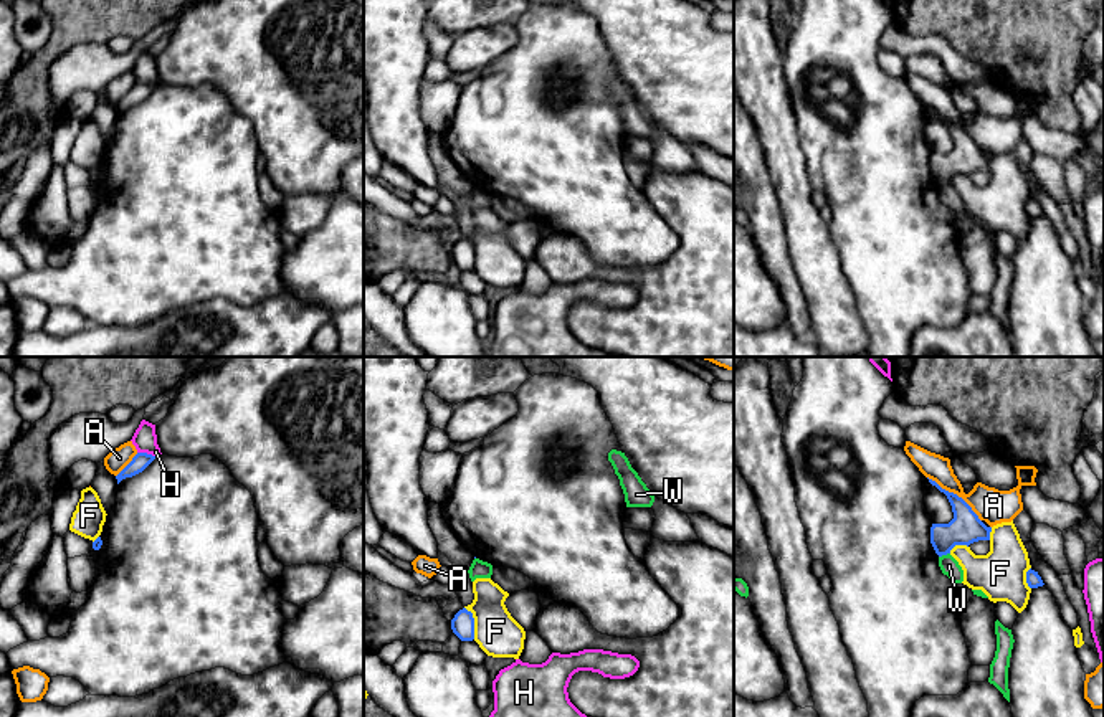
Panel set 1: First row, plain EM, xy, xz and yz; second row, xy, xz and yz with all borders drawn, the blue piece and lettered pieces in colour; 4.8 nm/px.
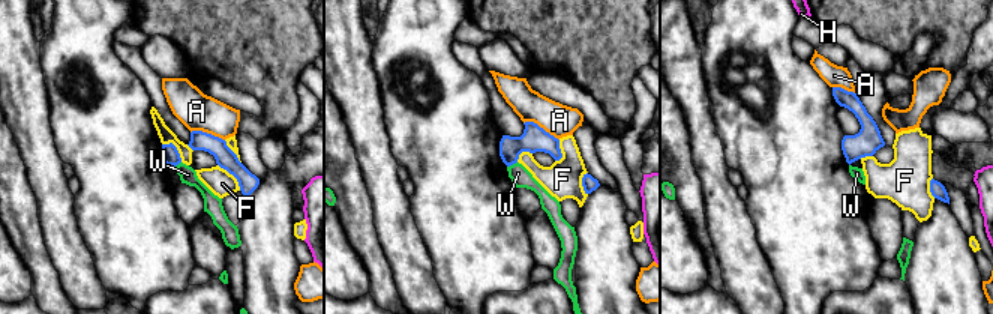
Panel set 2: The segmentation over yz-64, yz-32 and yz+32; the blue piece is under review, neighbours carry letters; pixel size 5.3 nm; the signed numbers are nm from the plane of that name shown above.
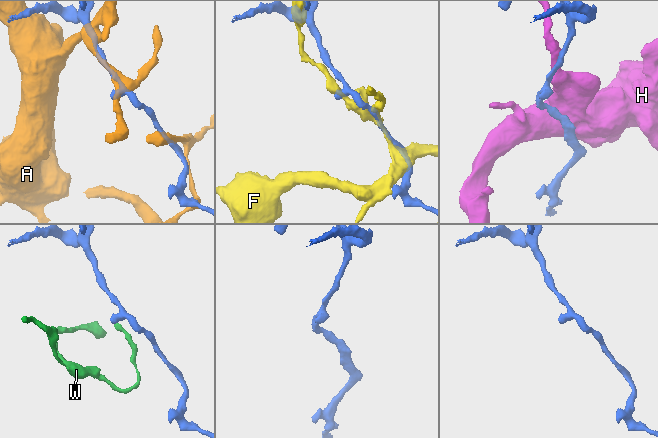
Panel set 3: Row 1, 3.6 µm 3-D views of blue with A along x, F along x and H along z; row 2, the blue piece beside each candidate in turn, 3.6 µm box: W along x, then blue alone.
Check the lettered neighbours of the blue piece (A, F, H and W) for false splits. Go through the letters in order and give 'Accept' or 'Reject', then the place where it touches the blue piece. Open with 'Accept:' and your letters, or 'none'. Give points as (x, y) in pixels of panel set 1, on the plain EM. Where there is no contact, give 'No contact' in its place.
Accept: none
A: Reject. Touches blue at yz (956, 124)
F: Reject. Touches blue at xz (473, 253)
H: Reject. Touches blue at xy (146, 83)
W: Reject. Touches blue at yz (944, 184)

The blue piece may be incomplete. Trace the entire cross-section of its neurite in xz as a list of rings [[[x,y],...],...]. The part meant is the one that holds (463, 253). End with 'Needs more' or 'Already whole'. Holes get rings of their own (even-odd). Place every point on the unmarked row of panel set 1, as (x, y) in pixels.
[[[466,238],[459,240],[451,249],[451,259],[461,271],[474,269],[474,248]]]. Already whole

